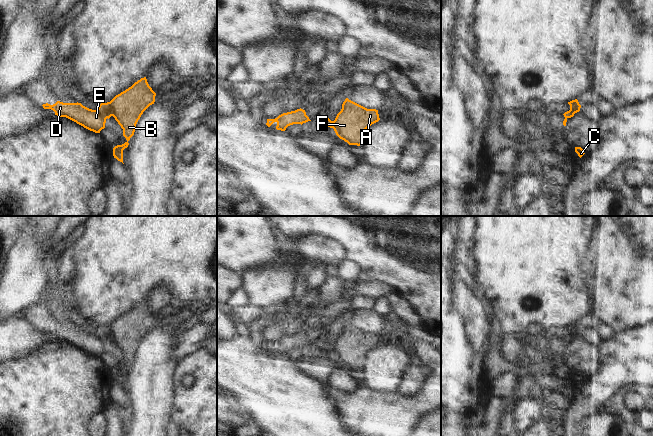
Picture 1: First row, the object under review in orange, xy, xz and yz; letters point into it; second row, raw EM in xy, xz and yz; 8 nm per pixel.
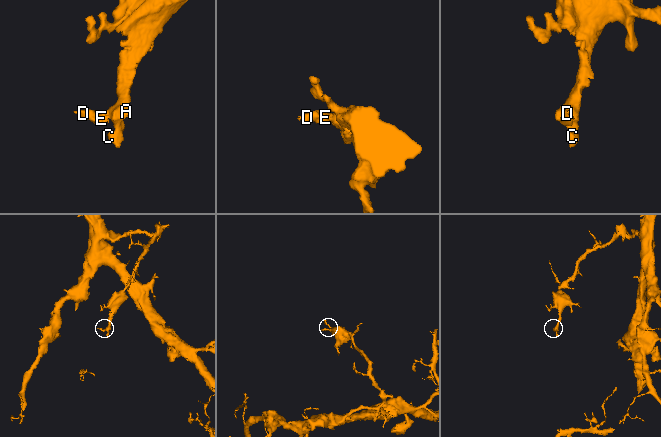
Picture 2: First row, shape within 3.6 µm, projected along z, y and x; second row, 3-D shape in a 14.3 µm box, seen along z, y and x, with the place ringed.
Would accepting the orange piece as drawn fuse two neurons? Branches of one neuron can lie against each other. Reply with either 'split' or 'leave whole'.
split

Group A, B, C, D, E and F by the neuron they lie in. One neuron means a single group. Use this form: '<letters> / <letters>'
A B C F / D E

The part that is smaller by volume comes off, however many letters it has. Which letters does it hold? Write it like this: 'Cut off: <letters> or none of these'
Cut off: D, E

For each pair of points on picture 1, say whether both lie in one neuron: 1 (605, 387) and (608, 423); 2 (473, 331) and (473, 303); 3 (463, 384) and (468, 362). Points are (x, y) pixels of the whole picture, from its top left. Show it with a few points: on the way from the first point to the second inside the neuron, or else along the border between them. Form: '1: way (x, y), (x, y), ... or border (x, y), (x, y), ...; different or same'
1: border (603, 410), (581, 420); different
2: way (473, 324), (473, 310); same
3: way (463, 379), (463, 367); same

